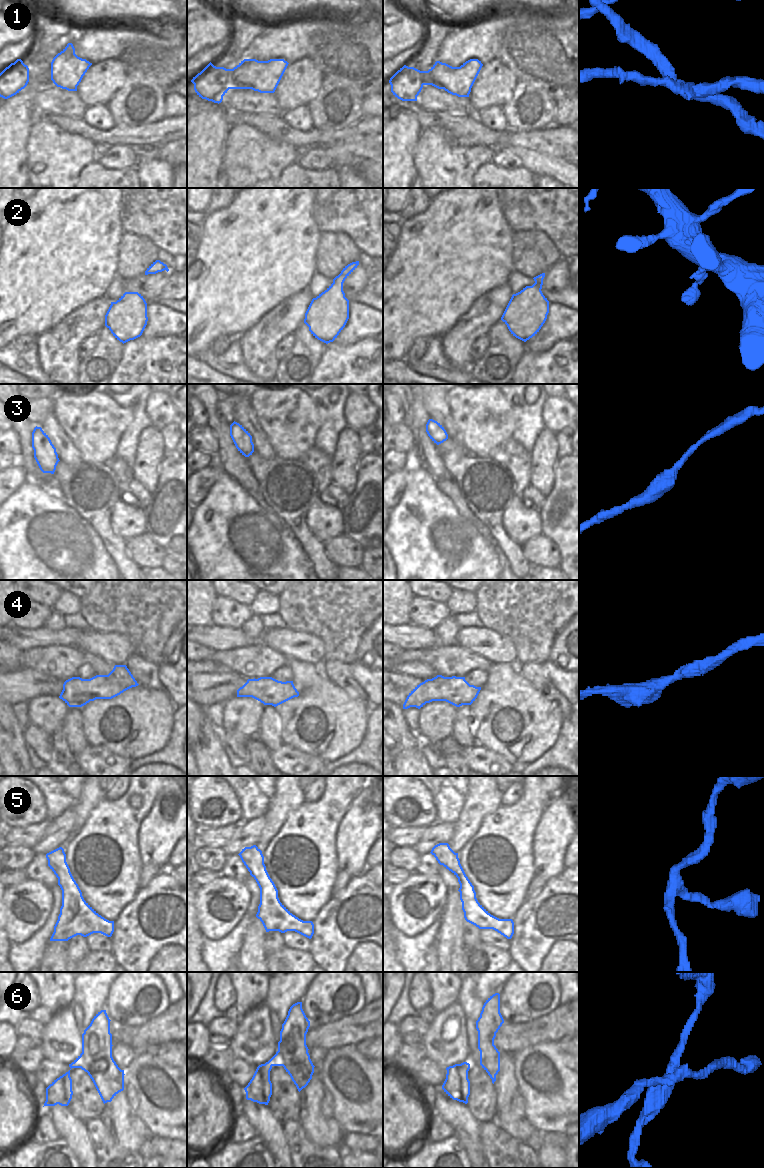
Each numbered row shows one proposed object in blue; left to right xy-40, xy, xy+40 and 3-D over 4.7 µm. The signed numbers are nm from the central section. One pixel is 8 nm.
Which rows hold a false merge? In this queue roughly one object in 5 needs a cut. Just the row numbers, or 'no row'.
1, 6

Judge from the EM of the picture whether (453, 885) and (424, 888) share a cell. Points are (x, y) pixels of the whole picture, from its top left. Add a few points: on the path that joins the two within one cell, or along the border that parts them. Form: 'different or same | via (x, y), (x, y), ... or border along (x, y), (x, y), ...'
different | border along (438, 874), (448, 890)

